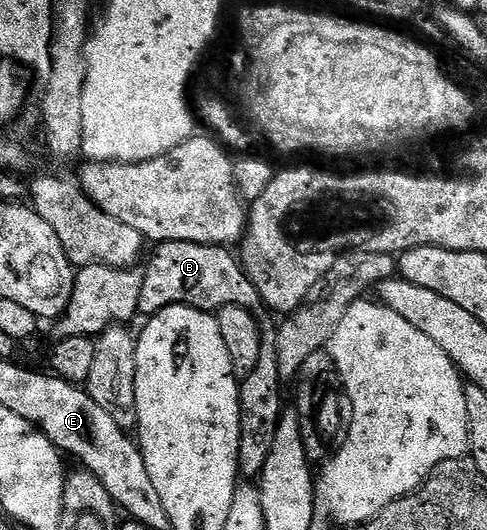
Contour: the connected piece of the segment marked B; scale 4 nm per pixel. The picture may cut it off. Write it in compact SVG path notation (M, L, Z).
M161 242L154 250L155 255L148 260L143 270L140 315L154 316L170 306L192 306L208 312L217 312L223 306L240 306L248 310L259 324L259 359L253 372L249 372L249 376L239 383L239 473L247 480L258 479L265 468L269 452L272 451L279 418L285 409L285 381L277 362L276 319L272 311L263 305L253 280L249 280L247 271L243 268L242 261L236 255L234 258L228 247Z

